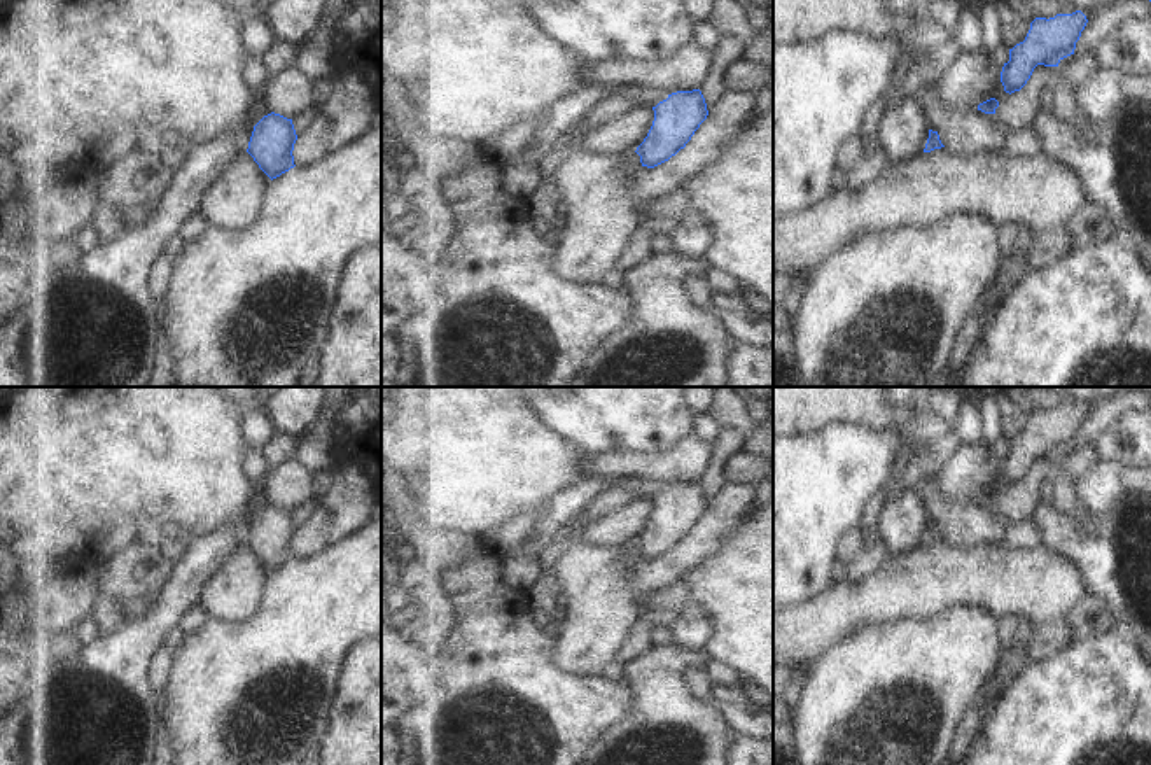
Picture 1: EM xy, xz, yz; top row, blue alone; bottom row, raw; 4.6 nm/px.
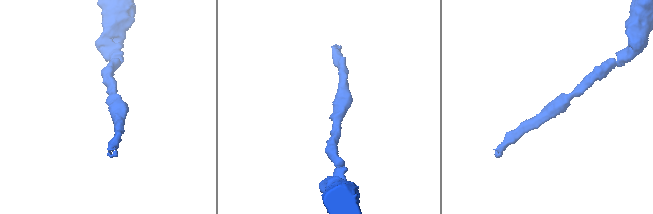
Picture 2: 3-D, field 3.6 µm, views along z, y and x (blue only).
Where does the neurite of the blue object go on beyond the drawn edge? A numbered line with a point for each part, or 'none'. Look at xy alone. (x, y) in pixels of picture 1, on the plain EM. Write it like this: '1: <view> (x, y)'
none

